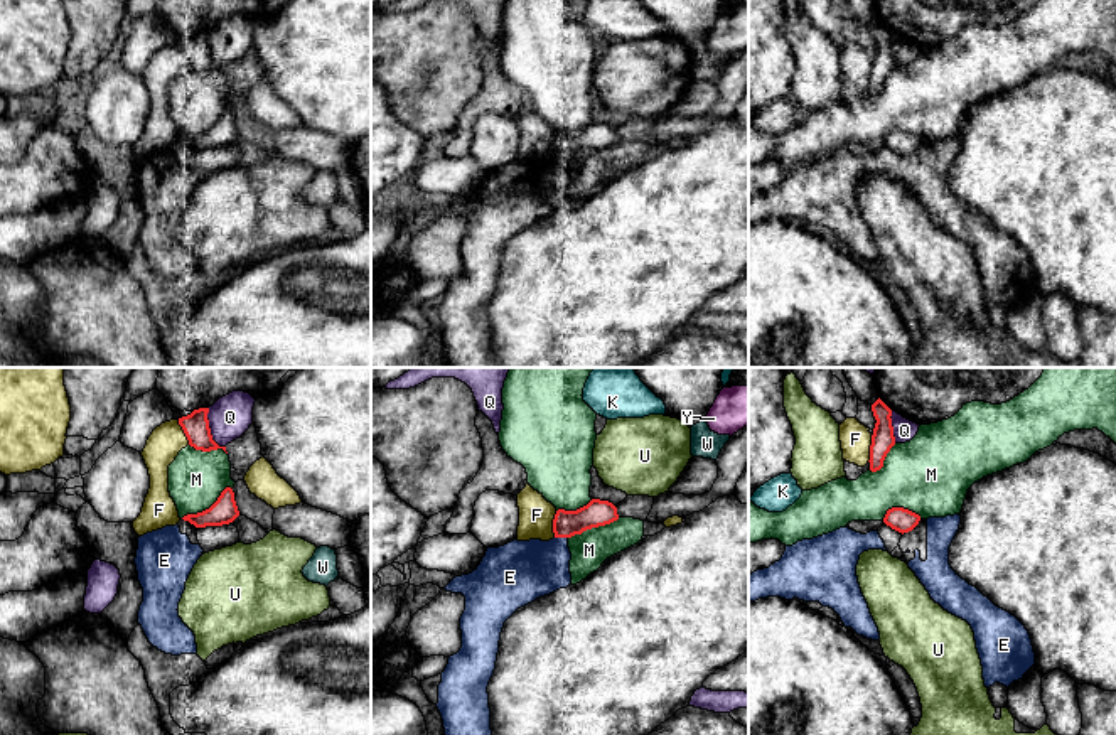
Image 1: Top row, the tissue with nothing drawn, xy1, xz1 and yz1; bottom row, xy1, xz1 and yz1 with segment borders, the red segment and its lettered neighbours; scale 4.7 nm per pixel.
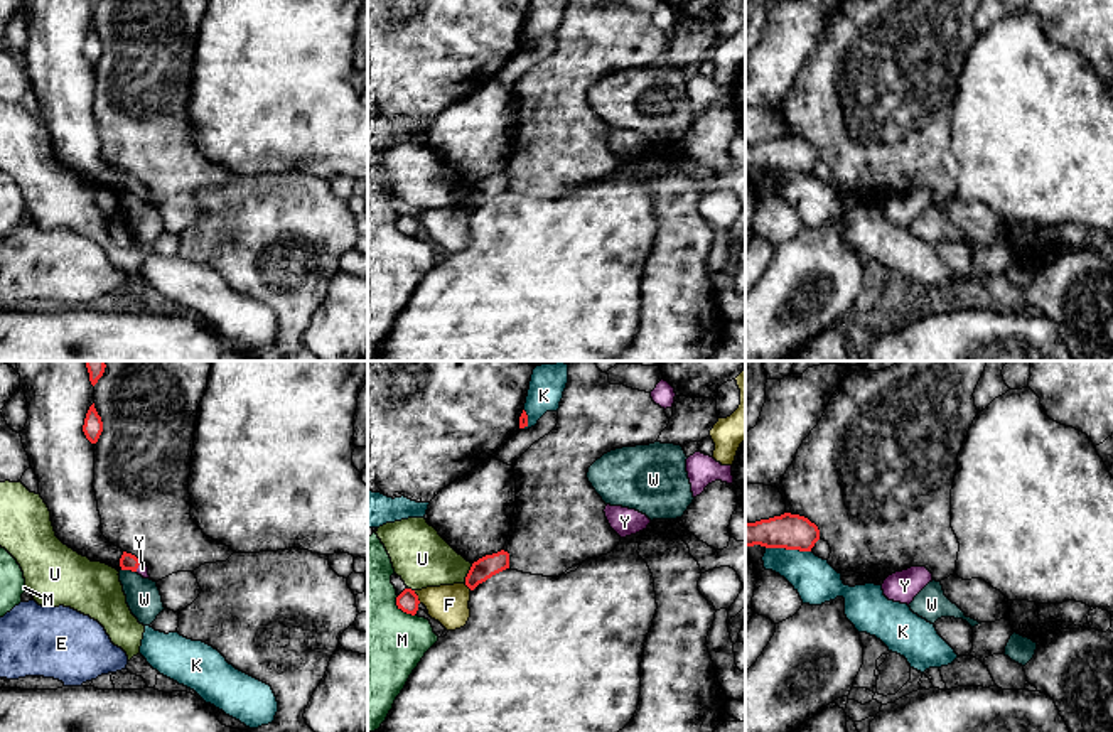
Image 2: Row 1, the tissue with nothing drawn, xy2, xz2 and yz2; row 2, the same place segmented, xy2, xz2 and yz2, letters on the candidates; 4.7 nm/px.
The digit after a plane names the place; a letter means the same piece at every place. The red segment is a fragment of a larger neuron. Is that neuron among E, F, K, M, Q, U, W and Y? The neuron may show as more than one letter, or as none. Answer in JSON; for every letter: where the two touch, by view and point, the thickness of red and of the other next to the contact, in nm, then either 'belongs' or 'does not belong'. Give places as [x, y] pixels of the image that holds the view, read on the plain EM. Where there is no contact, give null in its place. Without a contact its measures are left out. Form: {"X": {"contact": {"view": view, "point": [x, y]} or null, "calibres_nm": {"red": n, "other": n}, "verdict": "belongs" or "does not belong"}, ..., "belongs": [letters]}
{"E": {"contact": {"view": "xz1", "point": [562, 159]}, "calibres_nm": {"red": 130, "other": 280}, "verdict": "does not belong"}, "F": {"contact": {"view": "xz1", "point": [553, 147]}, "calibres_nm": {"red": 130, "other": 170}, "verdict": "does not belong"}, "K": {"contact": {"view": "yz2", "point": [788, 171]}, "calibres_nm": {"red": 170, "other": 200}, "verdict": "does not belong"}, "M": {"contact": {"view": "xy1", "point": [206, 132]}, "calibres_nm": {"red": 120, "other": 280}, "verdict": "does not belong"}, "Q": {"contact": {"view": "xy1", "point": [209, 53]}, "calibres_nm": {"red": 130, "other": 200}, "verdict": "does not belong"}, "U": {"contact": {"view": "xz2", "point": [467, 196]}, "calibres_nm": {"red": 100, "other": 280}, "verdict": "does not belong"}, "W": {"contact": {"view": "xy2", "point": [129, 191]}, "calibres_nm": {"red": 80, "other": 160}, "verdict": "does not belong"}, "Y": {"contact": {"view": "xy2", "point": [137, 189]}, "calibres_nm": {"red": 80, "other": 50}, "verdict": "belongs"}, "belongs": ["Y"]}

